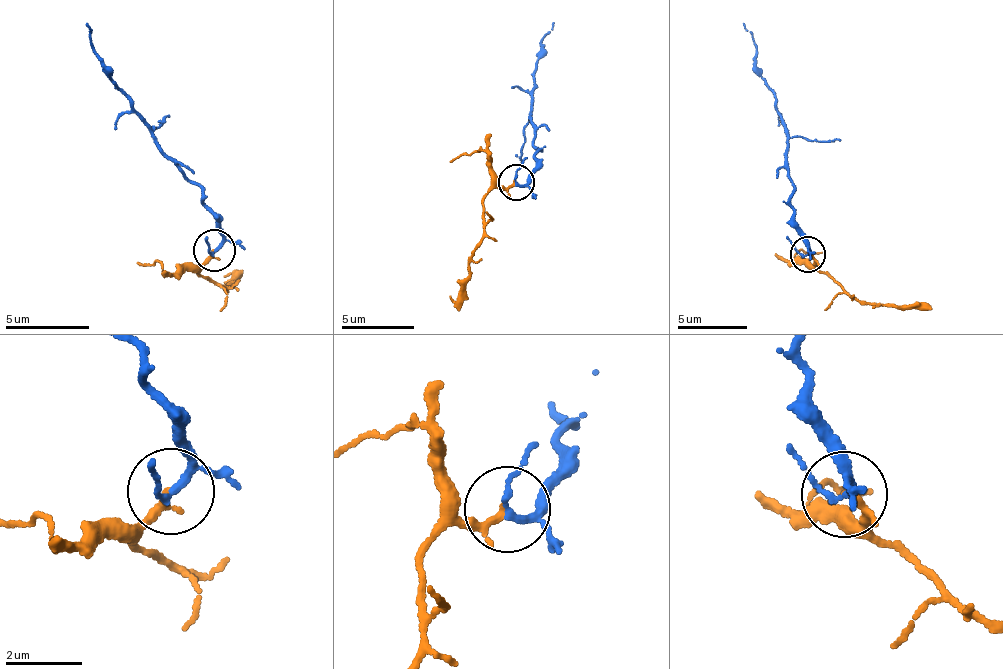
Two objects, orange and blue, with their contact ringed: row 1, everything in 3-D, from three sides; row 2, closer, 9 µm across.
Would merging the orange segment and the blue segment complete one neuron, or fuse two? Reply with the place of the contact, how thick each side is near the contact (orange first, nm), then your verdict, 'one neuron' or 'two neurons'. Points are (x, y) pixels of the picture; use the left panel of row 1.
at (214, 250); 200 nm thick on the orange side, 140 nm on the other; one neuron

